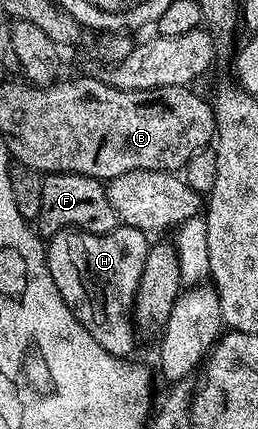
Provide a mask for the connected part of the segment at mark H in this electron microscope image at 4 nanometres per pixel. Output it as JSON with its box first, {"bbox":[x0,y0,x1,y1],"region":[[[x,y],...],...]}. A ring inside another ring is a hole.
{"bbox":[46,224,148,358],"region":[[[121,224],[107,234],[88,234],[71,228],[51,234],[48,238],[46,263],[52,272],[52,280],[56,280],[56,288],[60,288],[60,296],[64,296],[64,304],[68,304],[76,320],[80,320],[80,324],[88,328],[92,340],[96,340],[96,344],[100,344],[117,358],[133,355],[134,334],[136,335],[134,297],[138,291],[140,276],[144,272],[147,249],[148,235],[145,230]]]}

